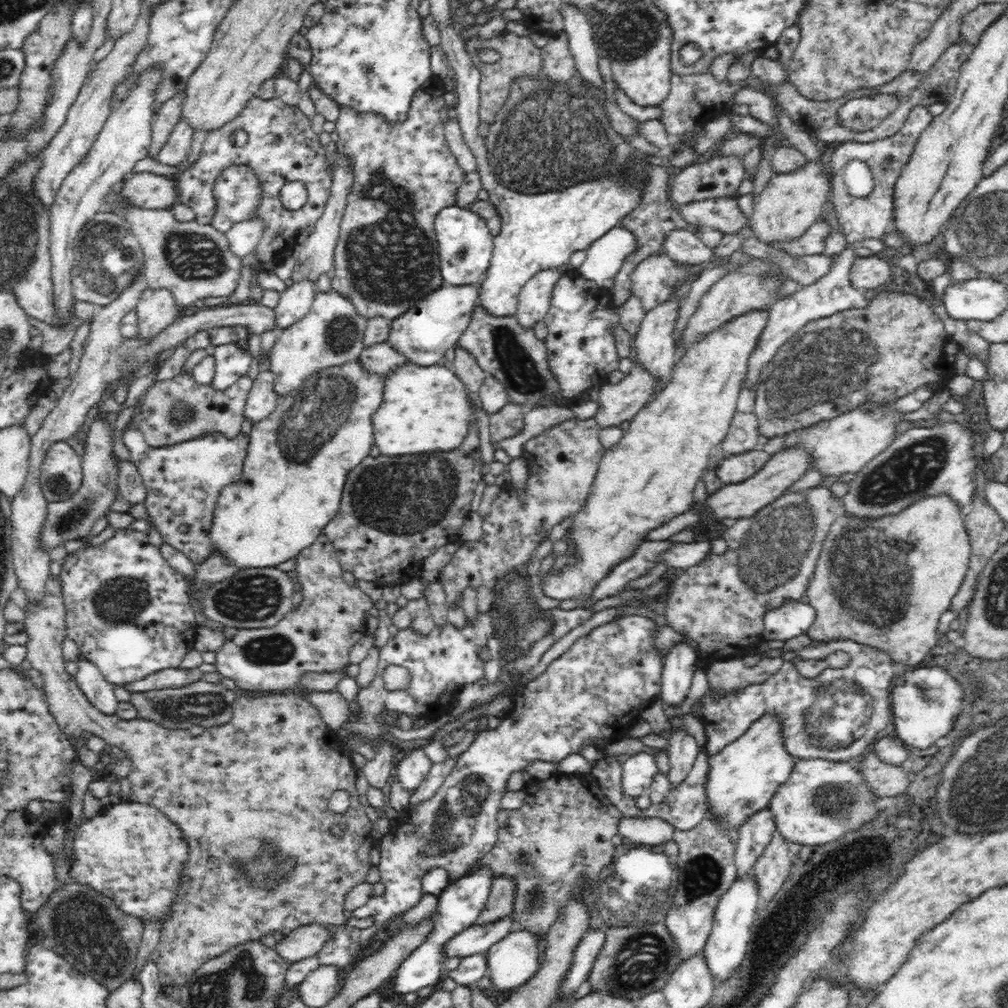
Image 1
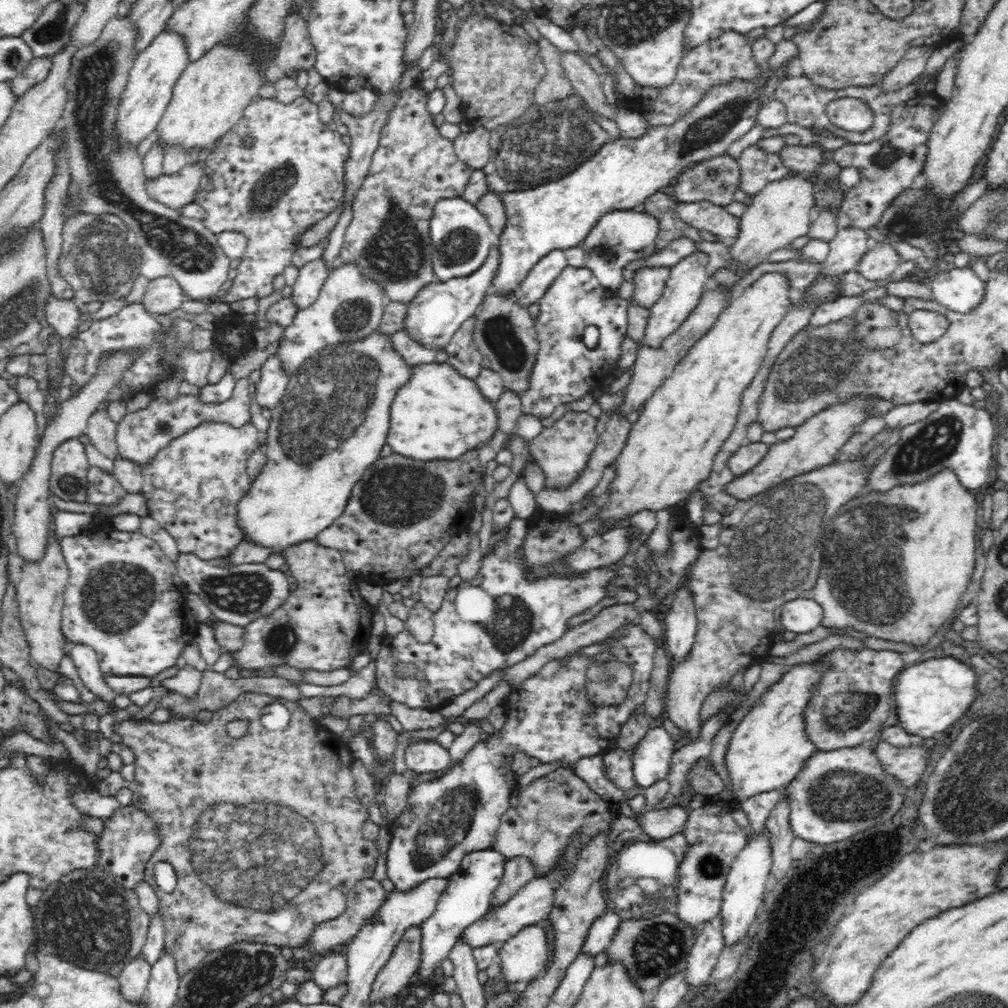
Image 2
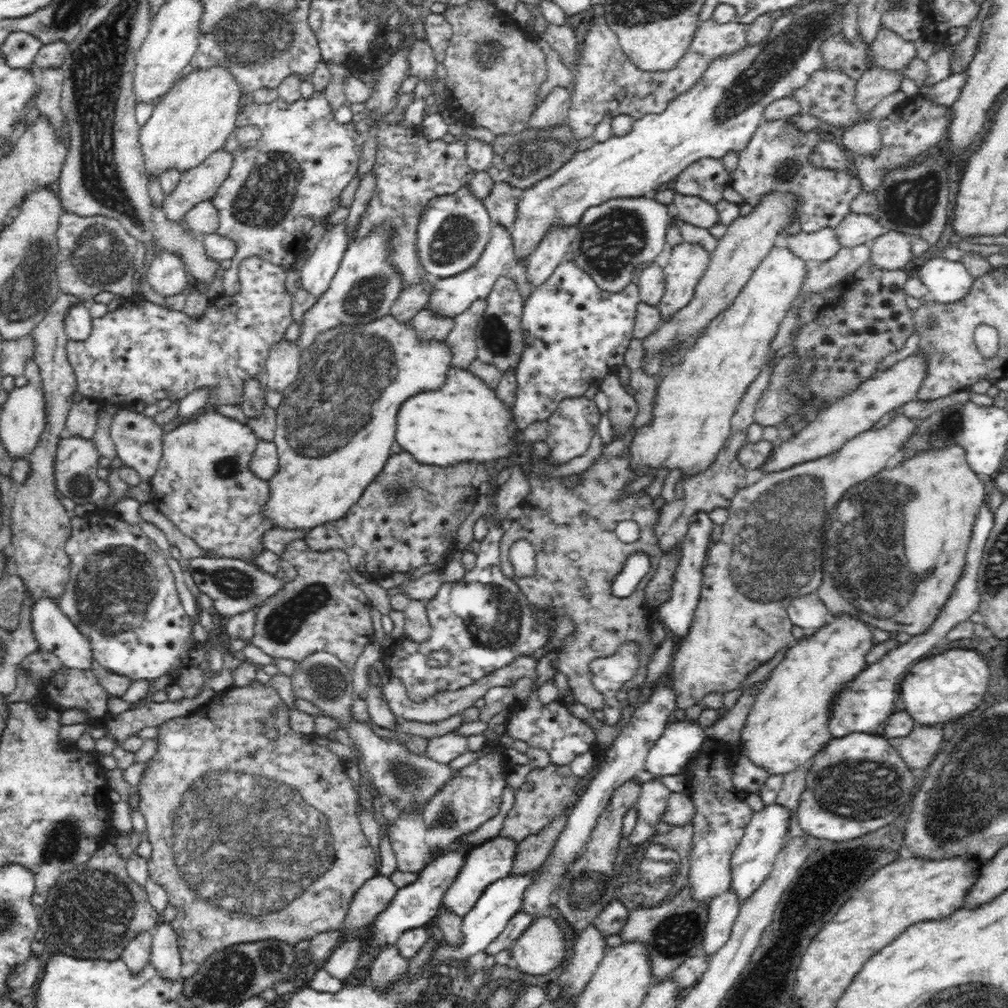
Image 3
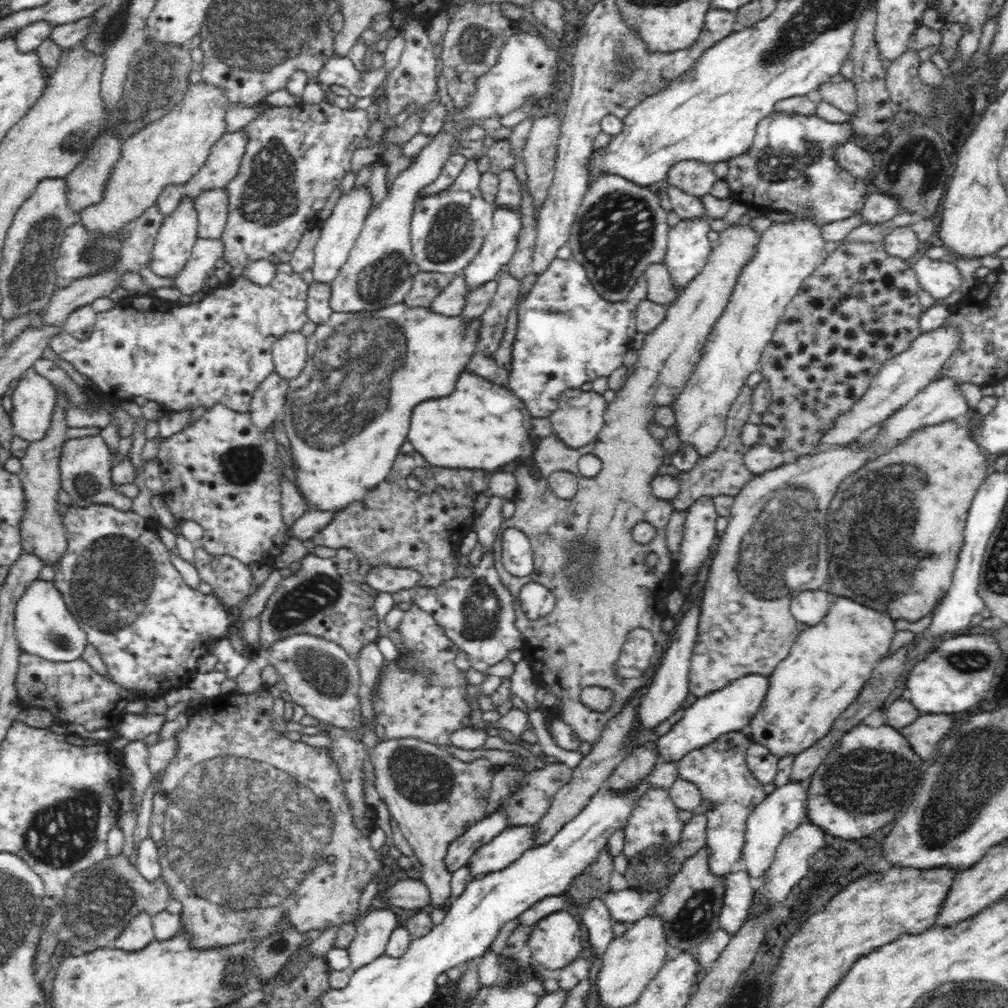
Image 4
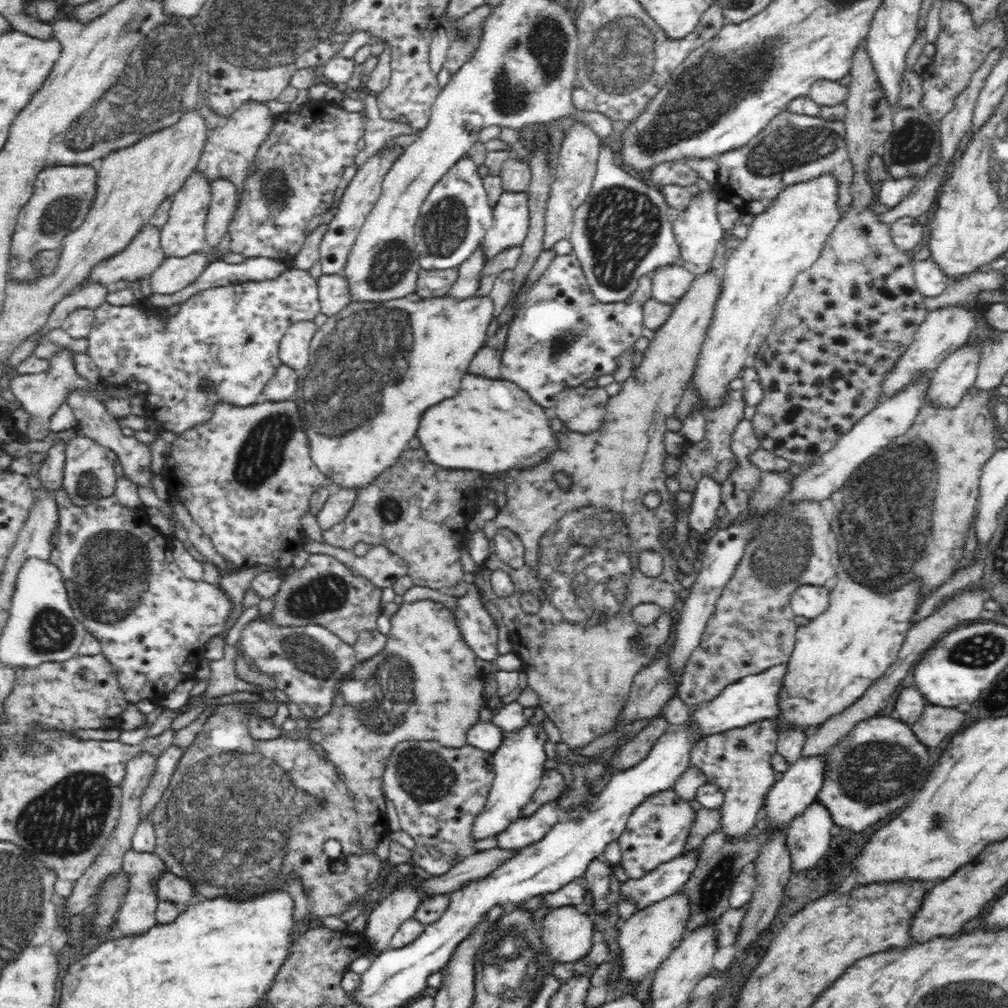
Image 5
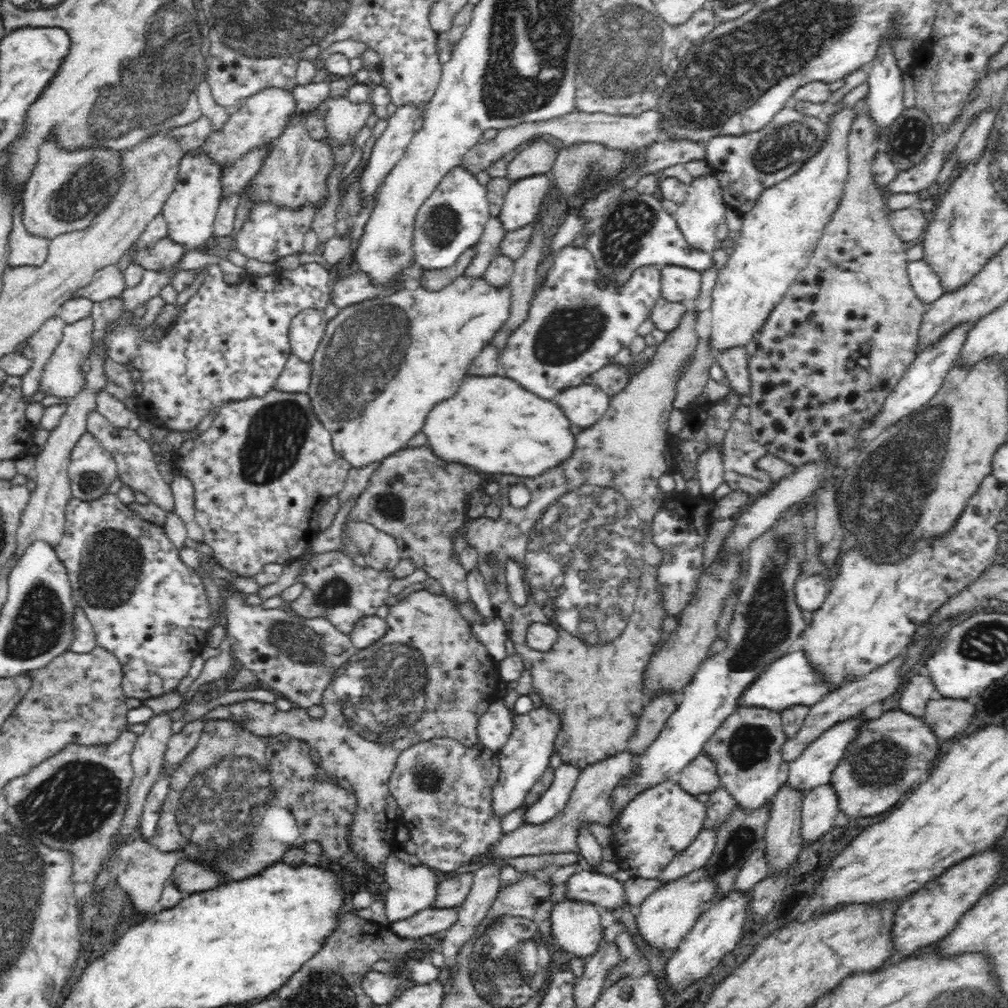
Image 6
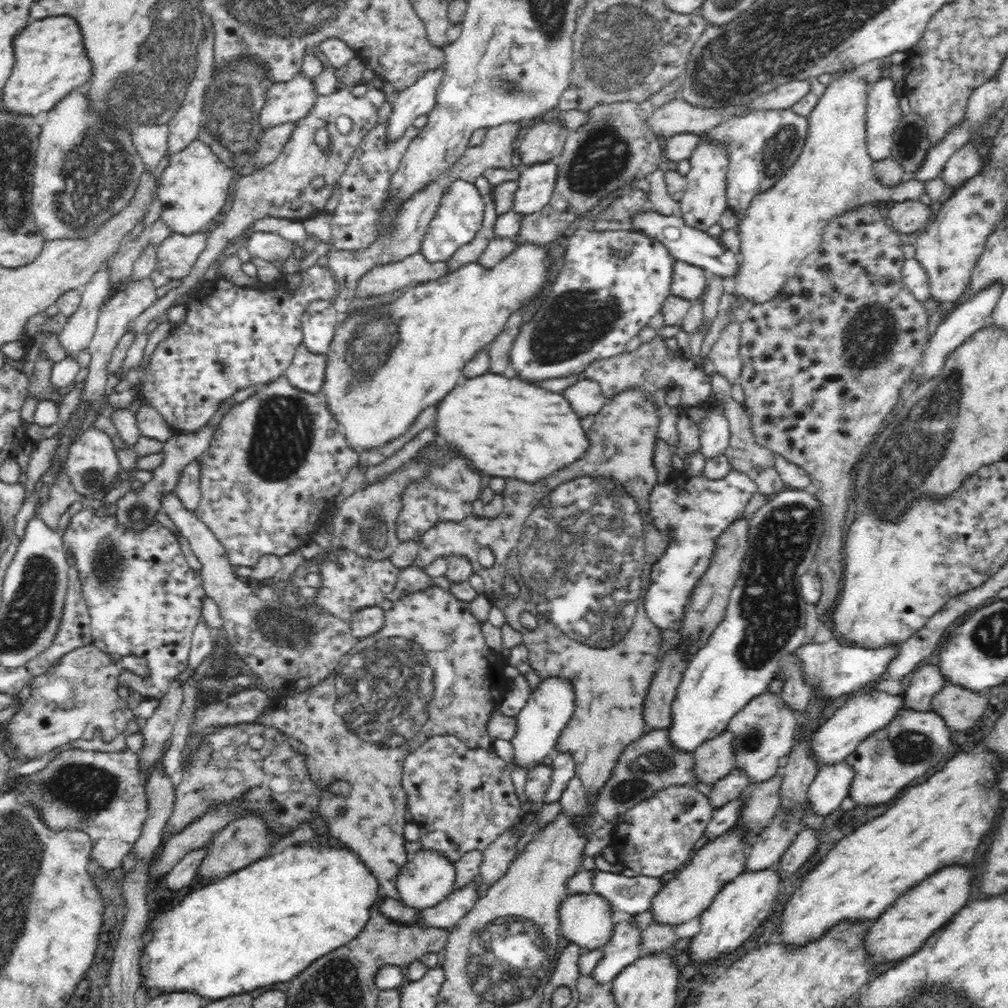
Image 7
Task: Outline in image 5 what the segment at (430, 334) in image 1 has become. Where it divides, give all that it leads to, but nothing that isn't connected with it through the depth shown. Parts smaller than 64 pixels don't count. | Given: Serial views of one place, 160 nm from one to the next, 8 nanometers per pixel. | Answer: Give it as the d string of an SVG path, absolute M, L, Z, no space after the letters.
M503 192L493 206L493 221L487 226L480 249L484 251L484 262L514 245L521 246L529 227L527 192Z

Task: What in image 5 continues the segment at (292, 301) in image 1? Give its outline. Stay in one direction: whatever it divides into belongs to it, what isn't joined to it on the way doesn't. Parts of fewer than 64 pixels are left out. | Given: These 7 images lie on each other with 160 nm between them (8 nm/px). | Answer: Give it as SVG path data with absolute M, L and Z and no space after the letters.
M392 148L392 150L382 150L380 154L372 156L368 162L356 171L350 172L348 177L350 182L344 190L341 200L337 206L337 211L333 218L327 224L328 229L323 235L320 245L319 254L321 271L323 275L343 275L347 258L350 250L360 232L364 221L370 211L374 208L377 198L381 193L381 184L385 174L390 170L393 162L403 154L403 149Z

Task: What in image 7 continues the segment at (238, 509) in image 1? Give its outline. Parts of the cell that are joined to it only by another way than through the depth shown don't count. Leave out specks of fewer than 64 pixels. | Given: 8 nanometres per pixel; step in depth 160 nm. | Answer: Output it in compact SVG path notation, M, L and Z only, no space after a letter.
M526 243L516 246L494 268L487 269L479 262L468 263L436 280L399 291L393 297L387 295L380 306L344 314L336 324L334 338L326 352L320 392L326 396L326 407L337 420L350 449L377 449L397 439L423 410L438 404L452 388L456 388L456 382L462 376L460 368L464 368L477 352L486 349L502 332L510 316L544 288L546 266L544 246Z

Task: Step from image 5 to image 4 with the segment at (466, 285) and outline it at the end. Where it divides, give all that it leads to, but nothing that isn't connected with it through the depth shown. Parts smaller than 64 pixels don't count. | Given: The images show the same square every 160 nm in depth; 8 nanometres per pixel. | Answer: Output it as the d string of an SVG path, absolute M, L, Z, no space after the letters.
M460 273L455 274L451 277L449 285L436 296L428 308L447 317L458 316L462 313L468 294L464 277Z

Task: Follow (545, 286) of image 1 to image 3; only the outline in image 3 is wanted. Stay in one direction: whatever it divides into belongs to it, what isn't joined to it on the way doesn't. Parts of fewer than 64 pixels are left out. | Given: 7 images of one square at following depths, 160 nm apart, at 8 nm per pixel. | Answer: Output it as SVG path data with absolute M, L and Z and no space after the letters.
M554 228L535 248L526 262L526 279L532 288L544 284L554 274L555 268L566 260L565 254L572 243L570 228Z

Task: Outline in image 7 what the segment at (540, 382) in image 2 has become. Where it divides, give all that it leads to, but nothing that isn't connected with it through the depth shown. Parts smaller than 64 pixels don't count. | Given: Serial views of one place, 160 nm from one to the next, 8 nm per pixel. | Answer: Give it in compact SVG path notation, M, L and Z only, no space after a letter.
M576 229L568 236L563 258L562 269L552 282L550 294L539 301L542 304L538 312L523 323L510 348L509 366L528 382L574 376L583 372L592 361L624 353L626 342L637 336L648 320L660 312L666 298L671 295L672 266L676 260L664 245L654 244L638 232L614 230L598 233Z

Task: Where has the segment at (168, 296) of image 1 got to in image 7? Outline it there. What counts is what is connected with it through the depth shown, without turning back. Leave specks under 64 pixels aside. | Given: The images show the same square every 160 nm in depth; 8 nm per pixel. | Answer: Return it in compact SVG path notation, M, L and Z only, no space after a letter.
M197 138L181 152L172 155L168 167L162 172L157 190L161 202L161 219L172 233L190 236L213 228L220 219L222 207L226 203L226 192L232 180L233 169L228 167L208 144Z

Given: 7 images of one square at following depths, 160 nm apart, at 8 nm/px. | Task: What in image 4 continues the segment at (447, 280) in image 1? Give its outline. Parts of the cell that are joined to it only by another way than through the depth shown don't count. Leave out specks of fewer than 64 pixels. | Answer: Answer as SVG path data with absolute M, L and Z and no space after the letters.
M470 155L456 180L443 191L418 199L410 220L410 245L419 270L440 272L453 277L478 254L492 228L496 204L487 201L480 190L481 173Z

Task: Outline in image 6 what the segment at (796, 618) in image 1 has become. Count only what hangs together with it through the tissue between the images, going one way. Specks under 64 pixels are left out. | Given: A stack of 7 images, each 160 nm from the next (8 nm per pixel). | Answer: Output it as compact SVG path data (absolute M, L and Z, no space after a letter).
M810 575L808 578L799 578L794 584L794 598L798 607L810 612L822 608L829 593L830 581L820 575Z

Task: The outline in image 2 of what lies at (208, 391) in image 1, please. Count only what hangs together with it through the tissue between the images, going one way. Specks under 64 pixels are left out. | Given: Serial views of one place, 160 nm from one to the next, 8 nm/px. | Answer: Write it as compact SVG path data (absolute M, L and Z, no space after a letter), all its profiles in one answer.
M238 380L235 384L232 396L227 402L204 402L198 395L181 394L172 400L153 397L146 408L135 412L127 412L117 422L115 441L118 445L119 455L126 460L136 463L150 462L171 440L182 436L191 428L197 427L204 421L218 421L234 425L240 428L243 424L250 423L250 404L252 396L248 391L248 380Z

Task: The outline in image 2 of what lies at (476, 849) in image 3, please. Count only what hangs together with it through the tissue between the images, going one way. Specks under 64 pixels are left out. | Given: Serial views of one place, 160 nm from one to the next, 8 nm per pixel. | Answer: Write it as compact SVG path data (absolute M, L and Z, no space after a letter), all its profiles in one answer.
M492 848L471 852L465 856L460 868L448 878L448 886L438 898L434 914L420 924L422 940L417 969L420 981L418 985L430 982L438 965L449 958L450 951L461 938L464 929L487 914L493 892L500 884L506 861L504 855L500 855Z

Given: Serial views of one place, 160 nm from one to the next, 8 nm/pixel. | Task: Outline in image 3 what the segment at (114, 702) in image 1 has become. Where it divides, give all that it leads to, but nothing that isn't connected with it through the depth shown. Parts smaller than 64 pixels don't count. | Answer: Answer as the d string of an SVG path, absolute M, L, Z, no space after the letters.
M48 596L38 599L31 606L31 628L35 635L35 640L44 651L56 655L68 668L92 668L93 652L90 641L83 636L77 626L62 613L59 604Z

